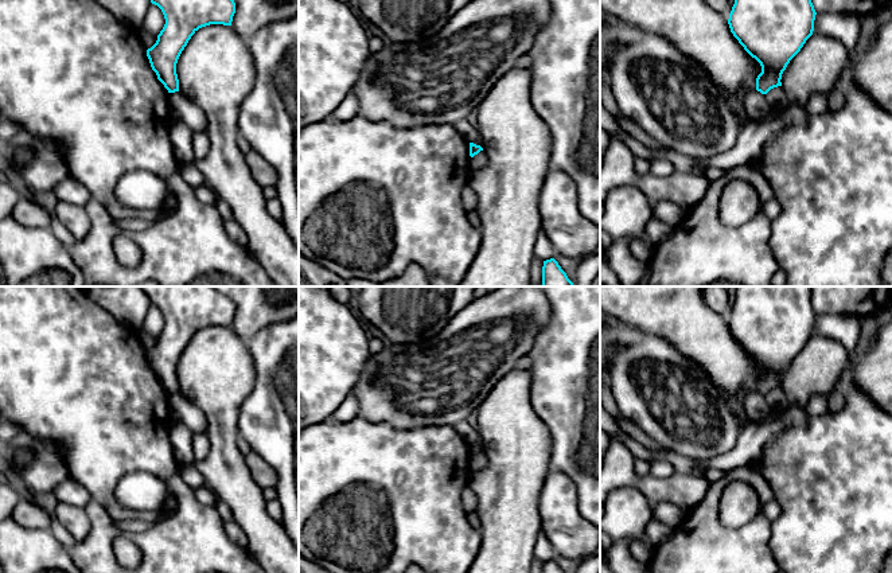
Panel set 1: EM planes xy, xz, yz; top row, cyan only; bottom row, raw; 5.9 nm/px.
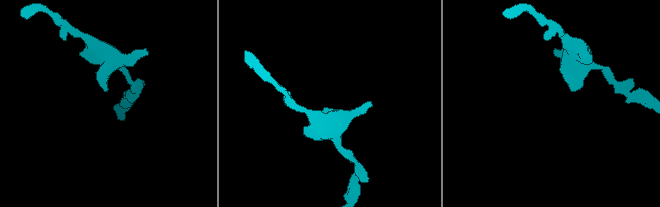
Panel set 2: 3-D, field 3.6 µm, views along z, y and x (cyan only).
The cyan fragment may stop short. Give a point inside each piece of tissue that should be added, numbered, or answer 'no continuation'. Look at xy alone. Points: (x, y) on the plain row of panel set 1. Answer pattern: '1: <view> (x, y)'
no continuation

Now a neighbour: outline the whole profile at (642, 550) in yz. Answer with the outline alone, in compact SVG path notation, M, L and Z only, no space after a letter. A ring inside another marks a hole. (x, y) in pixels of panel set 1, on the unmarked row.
M644 538L634 541L630 547L631 556L642 565L648 565L654 554L654 546Z

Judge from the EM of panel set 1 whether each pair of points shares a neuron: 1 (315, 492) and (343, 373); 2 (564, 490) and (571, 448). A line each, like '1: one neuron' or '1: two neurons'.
1: two neurons
2: two neurons

